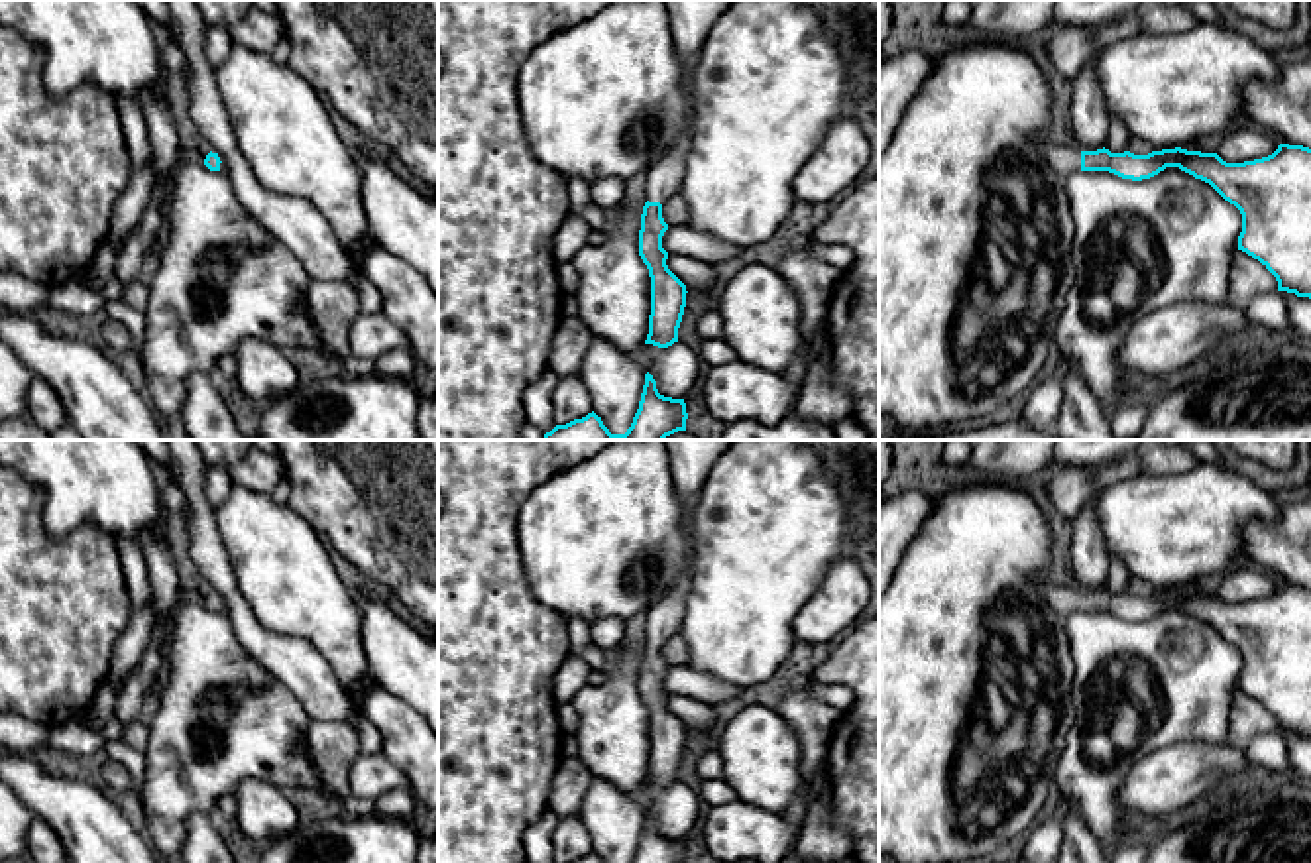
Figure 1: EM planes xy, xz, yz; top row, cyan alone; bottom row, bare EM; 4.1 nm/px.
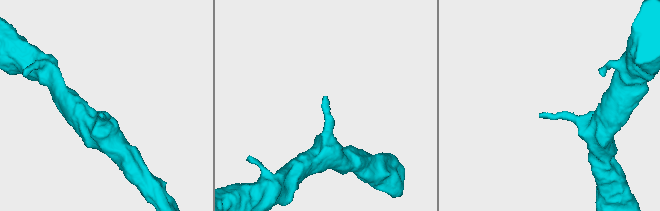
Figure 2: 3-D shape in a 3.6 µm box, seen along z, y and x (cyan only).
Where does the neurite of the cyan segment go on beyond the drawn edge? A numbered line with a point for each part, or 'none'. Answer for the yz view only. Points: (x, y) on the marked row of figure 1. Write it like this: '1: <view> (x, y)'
1: yz (1060, 160)

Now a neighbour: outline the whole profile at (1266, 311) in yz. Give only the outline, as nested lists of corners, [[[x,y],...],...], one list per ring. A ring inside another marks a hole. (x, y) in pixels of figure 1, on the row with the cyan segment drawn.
[[[1278,289],[1252,297],[1244,307],[1248,326],[1274,334],[1291,332],[1287,307]]]

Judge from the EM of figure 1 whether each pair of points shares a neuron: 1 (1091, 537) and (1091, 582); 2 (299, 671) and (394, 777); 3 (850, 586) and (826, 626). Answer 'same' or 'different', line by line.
1: same
2: different
3: same

